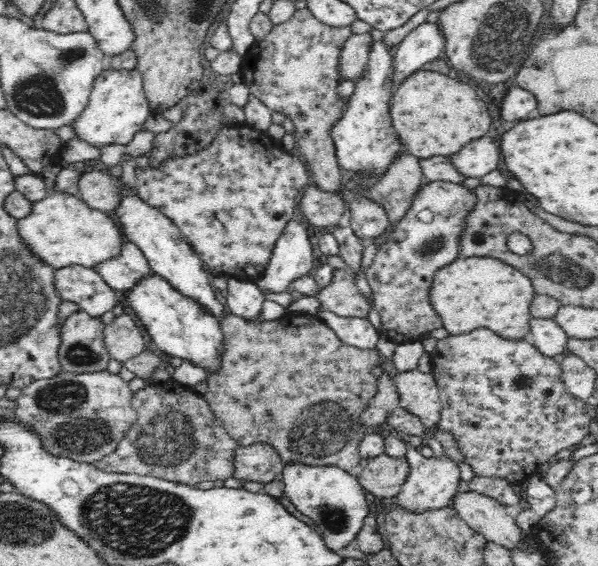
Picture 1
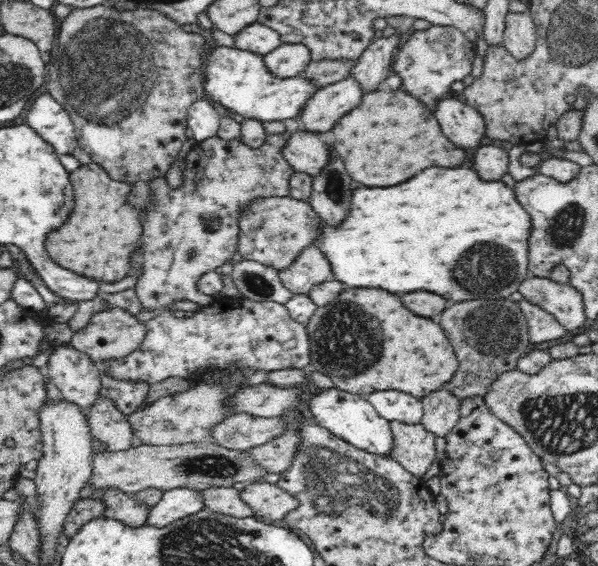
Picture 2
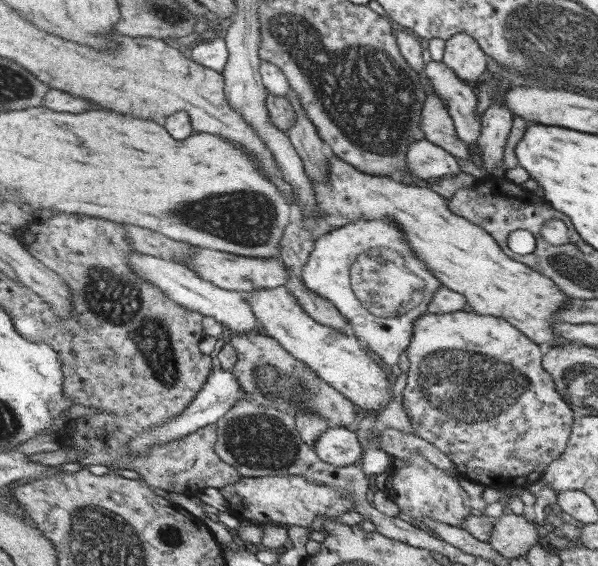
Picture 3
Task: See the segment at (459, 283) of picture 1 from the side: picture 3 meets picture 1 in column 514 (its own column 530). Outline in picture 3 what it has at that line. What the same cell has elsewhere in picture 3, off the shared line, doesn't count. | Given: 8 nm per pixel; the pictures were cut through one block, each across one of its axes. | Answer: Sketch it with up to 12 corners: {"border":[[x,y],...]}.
{"border":[[331,152],[311,181],[332,230],[400,224],[414,253],[475,313],[545,350],[573,299],[512,259],[429,187]]}

